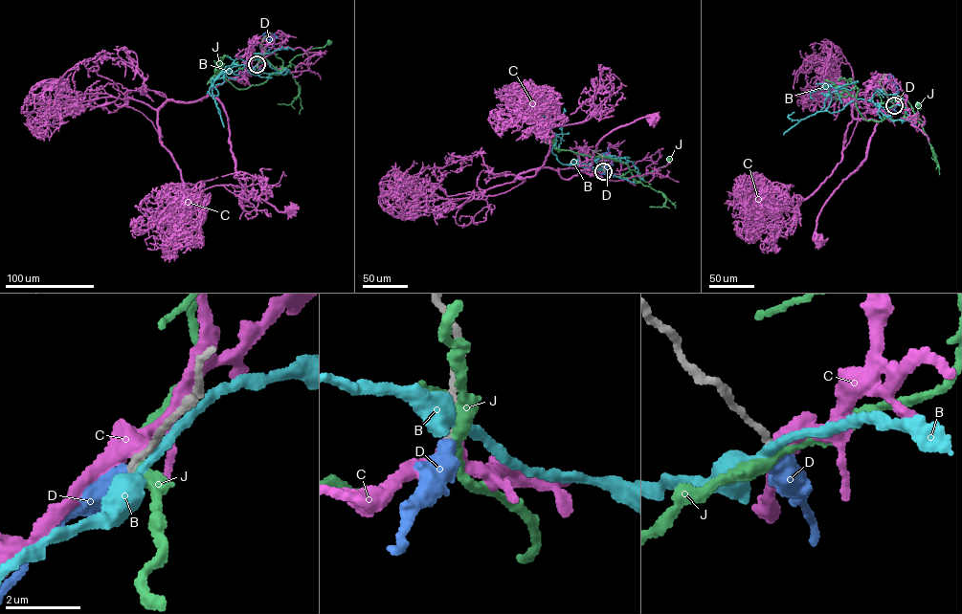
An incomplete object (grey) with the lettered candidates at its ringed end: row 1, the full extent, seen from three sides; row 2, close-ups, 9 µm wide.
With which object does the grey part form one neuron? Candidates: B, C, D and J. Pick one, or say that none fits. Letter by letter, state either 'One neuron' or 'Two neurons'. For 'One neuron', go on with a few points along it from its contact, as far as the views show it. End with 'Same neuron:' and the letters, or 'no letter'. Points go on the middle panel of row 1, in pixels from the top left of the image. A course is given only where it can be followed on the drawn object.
B: Two neurons
C: Two neurons
D: One neuron. Its course: (603, 171), (600, 174), (614, 176), (606, 170), (606, 162), (597, 160), (601, 154), (608, 152), (608, 148)
J: Two neurons
Same neuron: D

